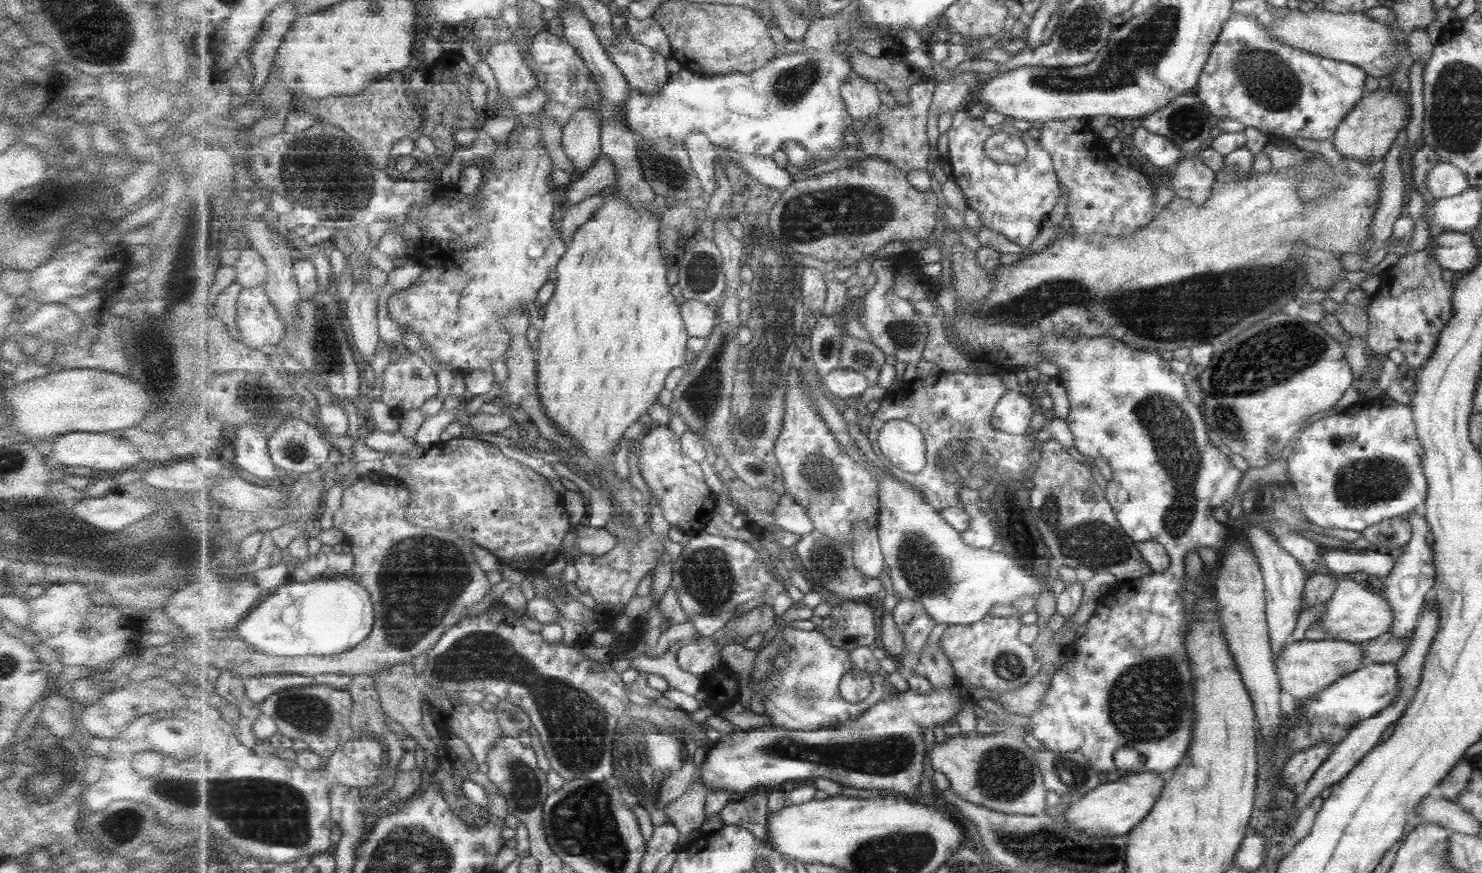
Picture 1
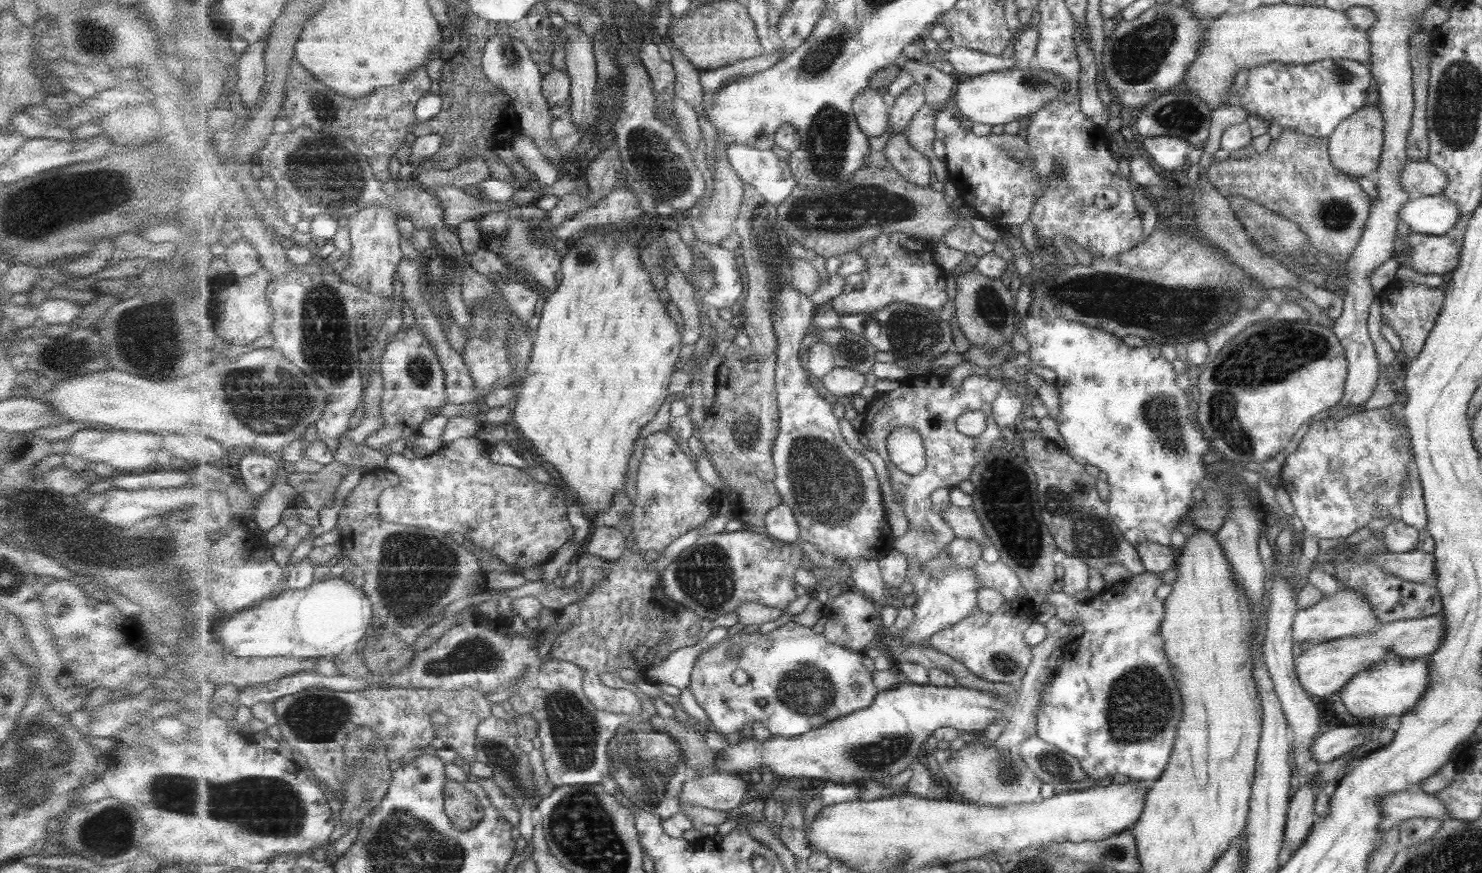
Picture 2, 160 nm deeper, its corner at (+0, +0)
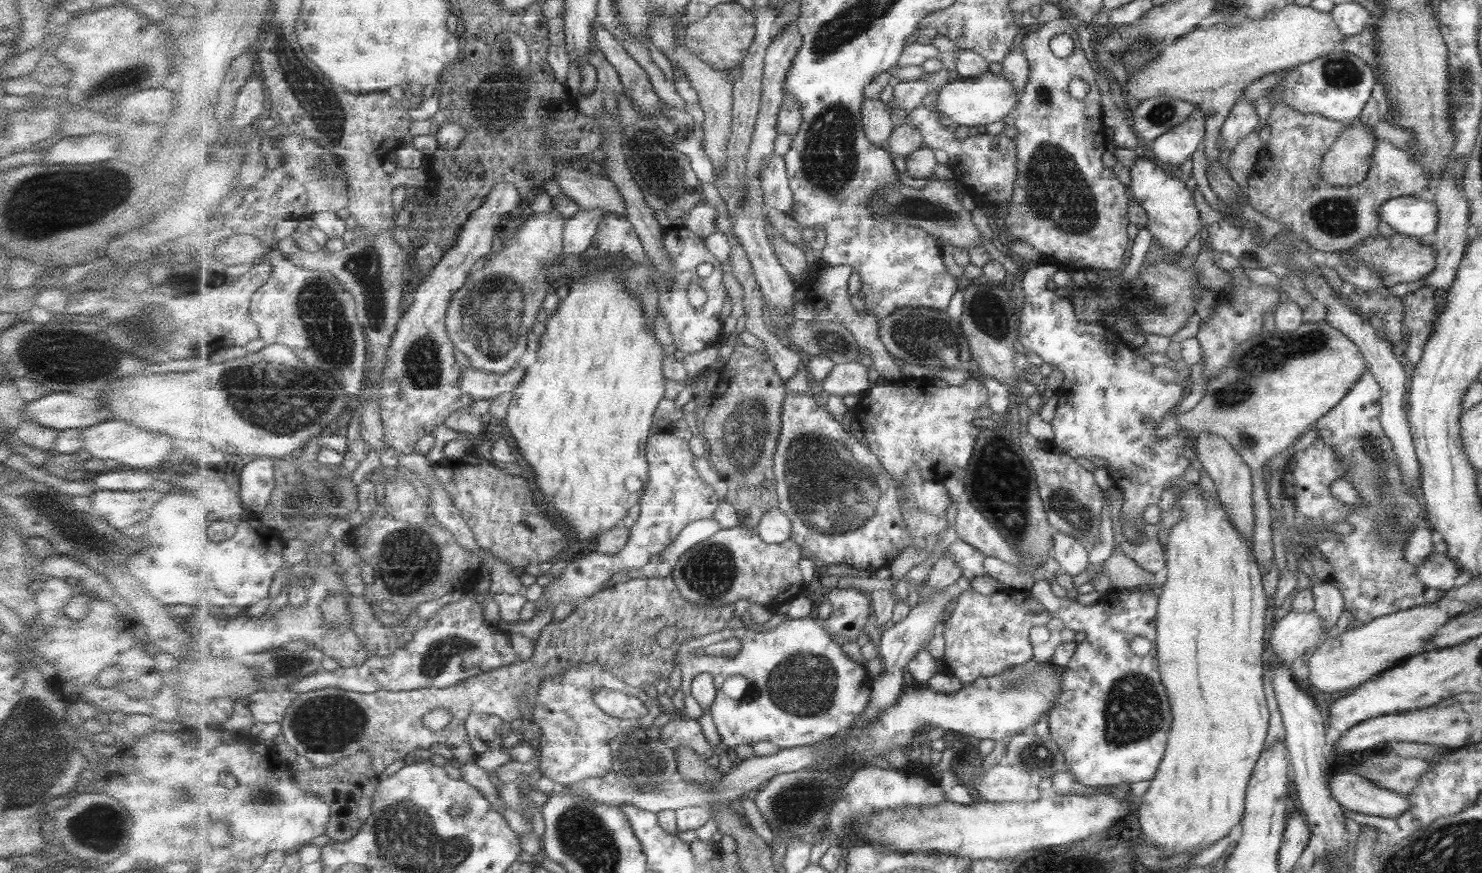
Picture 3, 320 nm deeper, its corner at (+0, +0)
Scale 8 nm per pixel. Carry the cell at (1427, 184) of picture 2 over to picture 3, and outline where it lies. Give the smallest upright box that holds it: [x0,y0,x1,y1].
[1247,103,1428,252]

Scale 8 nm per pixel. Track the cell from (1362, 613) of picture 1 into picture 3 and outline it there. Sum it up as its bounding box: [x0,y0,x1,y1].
[1269,611,1325,666]

